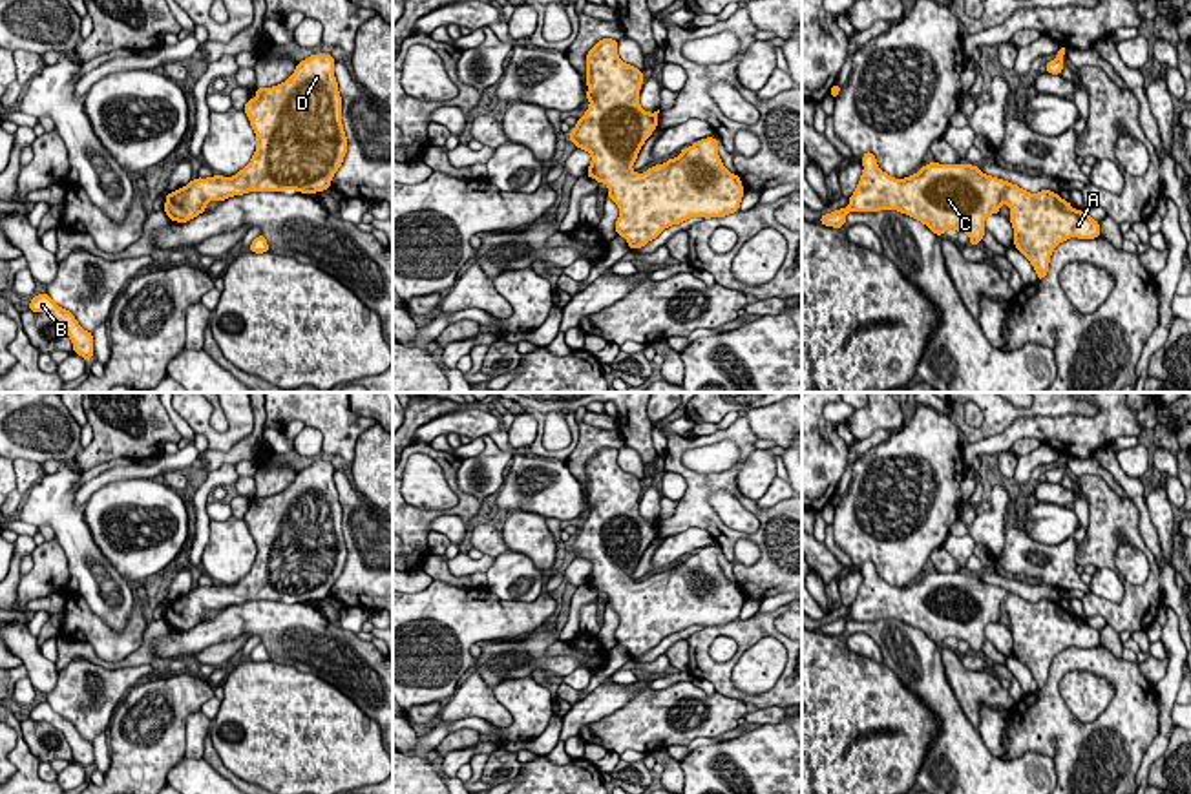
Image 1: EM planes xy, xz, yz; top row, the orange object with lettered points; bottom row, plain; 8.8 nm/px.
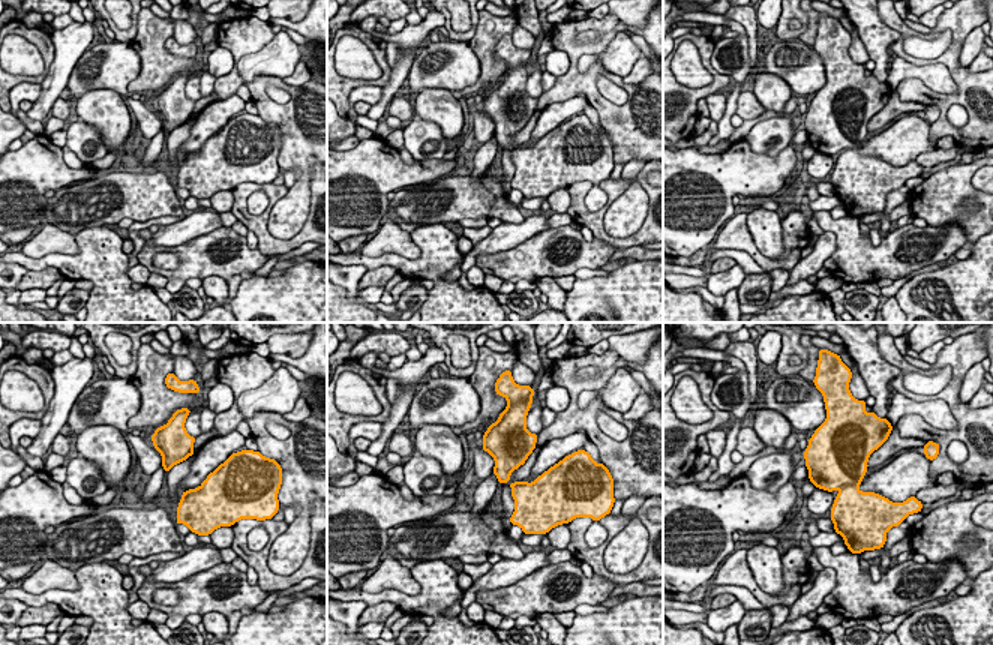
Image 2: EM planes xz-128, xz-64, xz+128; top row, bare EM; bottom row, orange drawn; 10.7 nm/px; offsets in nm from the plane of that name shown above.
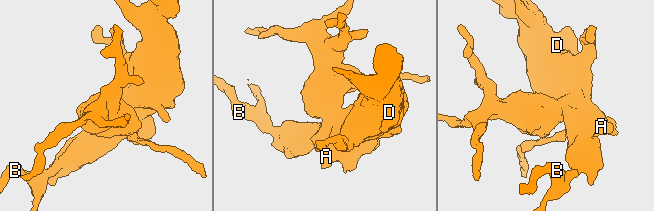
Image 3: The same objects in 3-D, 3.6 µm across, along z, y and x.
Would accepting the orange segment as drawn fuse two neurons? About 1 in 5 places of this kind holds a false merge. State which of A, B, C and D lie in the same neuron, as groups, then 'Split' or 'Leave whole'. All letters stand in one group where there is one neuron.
Groups: A B C D. Leave whole

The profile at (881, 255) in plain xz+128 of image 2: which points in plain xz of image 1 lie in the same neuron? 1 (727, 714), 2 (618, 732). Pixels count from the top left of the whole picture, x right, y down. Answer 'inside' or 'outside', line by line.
1: inside
2: inside

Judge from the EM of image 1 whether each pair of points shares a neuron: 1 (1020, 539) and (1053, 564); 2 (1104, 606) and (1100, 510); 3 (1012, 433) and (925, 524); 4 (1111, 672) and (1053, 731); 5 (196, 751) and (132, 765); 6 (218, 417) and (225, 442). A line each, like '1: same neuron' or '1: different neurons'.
1: same neuron
2: same neuron
3: different neurons
4: same neuron
5: different neurons
6: different neurons

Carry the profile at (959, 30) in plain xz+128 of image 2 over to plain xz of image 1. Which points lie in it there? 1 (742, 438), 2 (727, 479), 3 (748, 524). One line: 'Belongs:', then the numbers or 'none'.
Belongs: 1, 2

